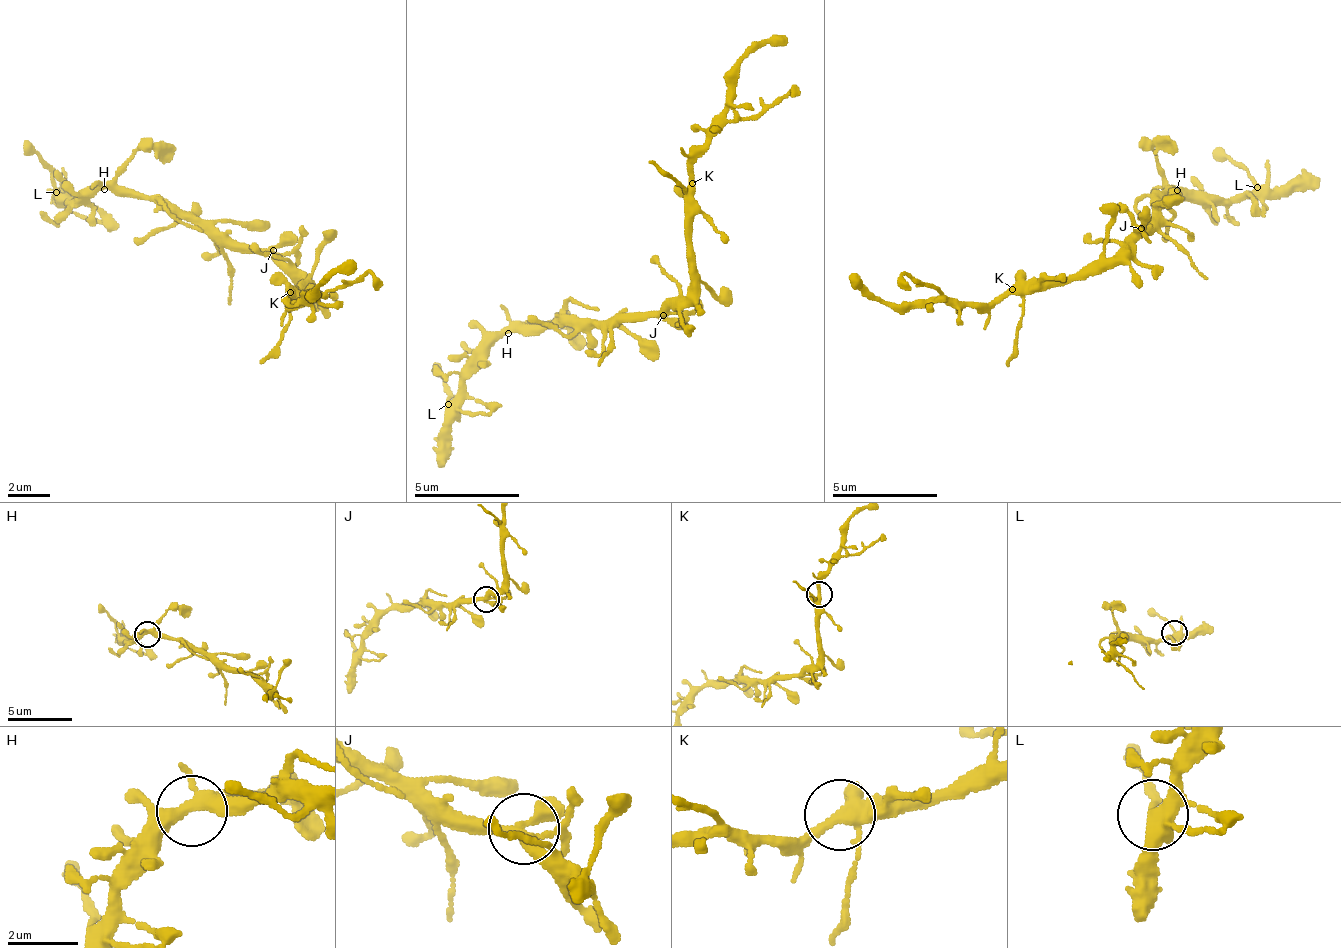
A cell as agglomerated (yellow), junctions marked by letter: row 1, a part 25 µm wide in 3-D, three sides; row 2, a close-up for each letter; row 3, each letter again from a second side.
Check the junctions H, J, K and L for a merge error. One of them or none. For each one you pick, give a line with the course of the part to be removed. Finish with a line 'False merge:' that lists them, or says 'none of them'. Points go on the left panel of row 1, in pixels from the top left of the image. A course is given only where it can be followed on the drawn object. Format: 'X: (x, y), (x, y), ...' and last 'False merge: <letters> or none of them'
False merge: none of them

